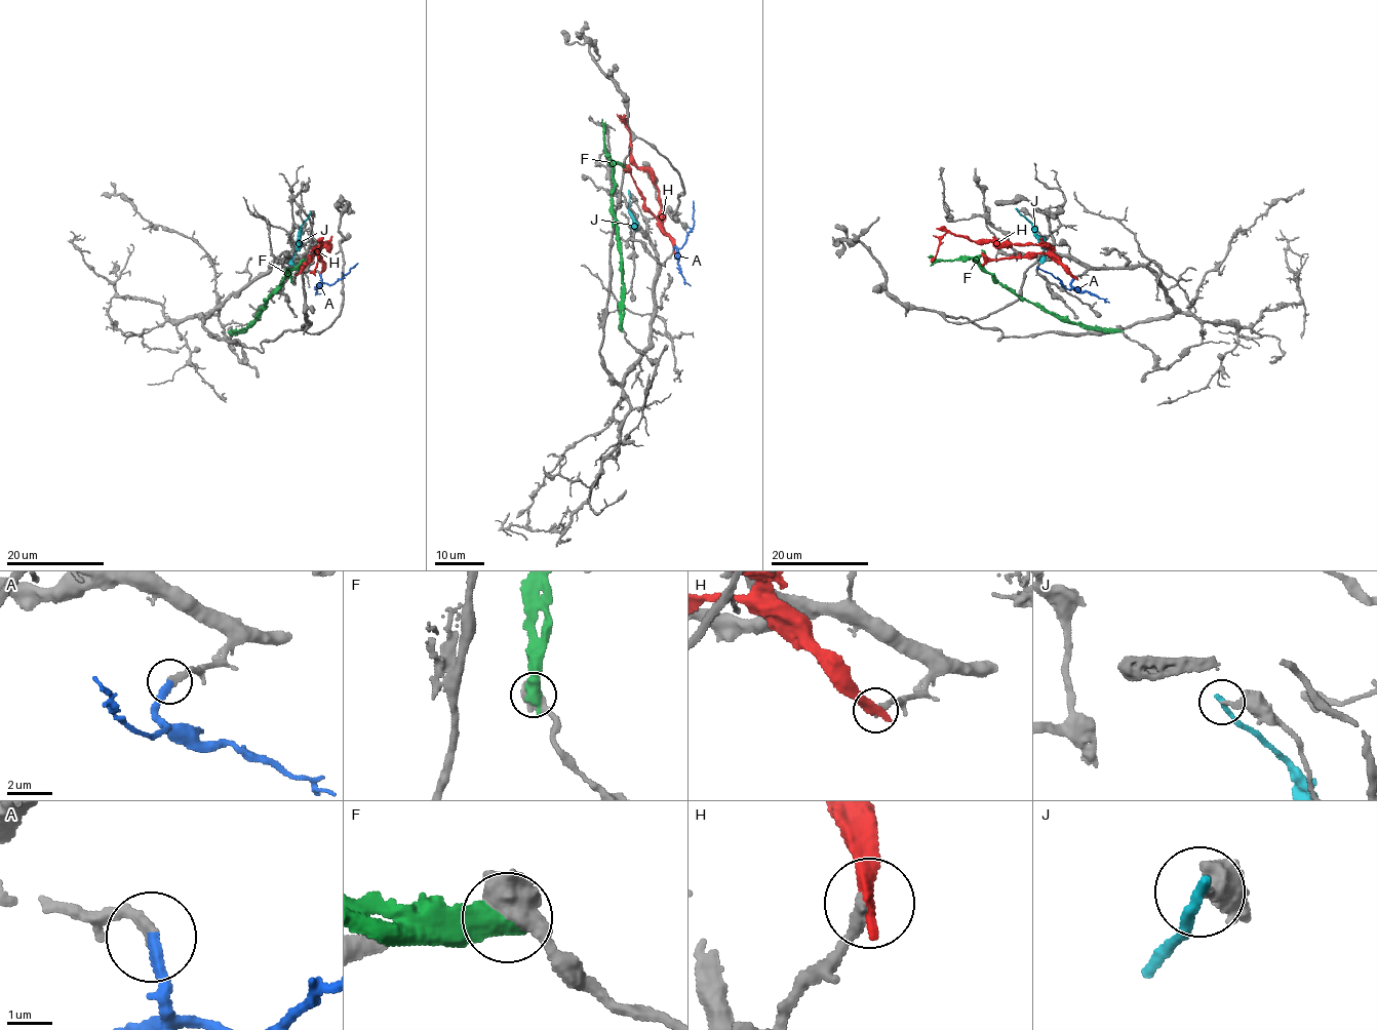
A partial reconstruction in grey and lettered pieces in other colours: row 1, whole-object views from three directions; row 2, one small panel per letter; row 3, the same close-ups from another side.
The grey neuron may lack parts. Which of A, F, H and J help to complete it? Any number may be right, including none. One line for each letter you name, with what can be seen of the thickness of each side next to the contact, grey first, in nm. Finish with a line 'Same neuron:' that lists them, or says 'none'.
A: 280/280 nm
Same neuron: A

